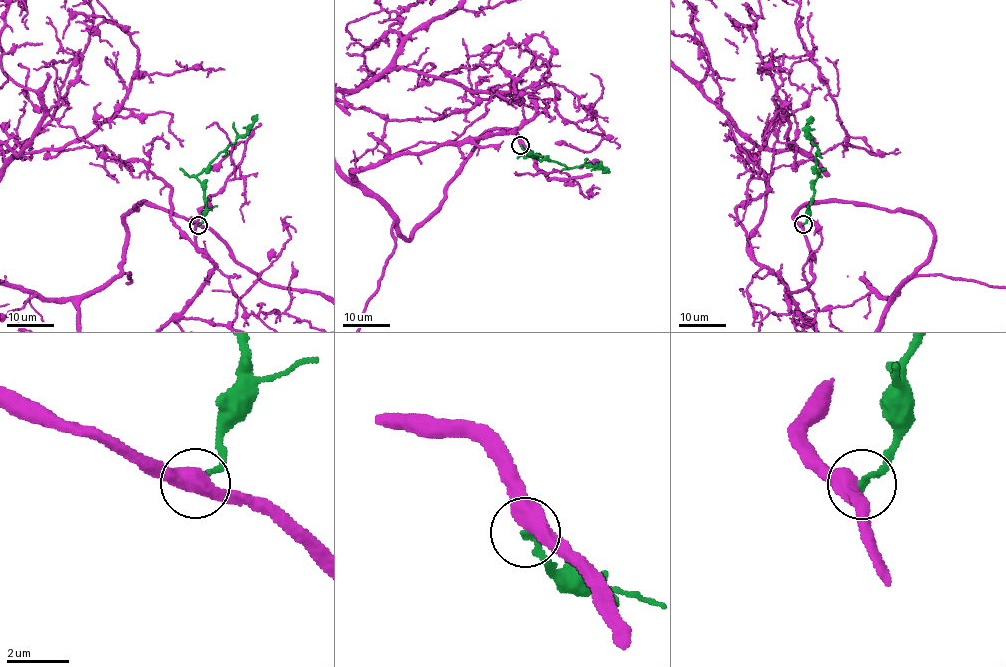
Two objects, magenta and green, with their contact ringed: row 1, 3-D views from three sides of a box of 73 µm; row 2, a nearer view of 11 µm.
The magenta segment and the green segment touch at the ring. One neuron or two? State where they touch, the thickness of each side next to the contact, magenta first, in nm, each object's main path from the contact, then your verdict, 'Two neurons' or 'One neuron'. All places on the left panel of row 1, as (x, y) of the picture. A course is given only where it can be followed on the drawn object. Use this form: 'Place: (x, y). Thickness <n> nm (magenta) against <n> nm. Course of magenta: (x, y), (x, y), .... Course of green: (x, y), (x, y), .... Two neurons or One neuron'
Place: (198, 225). Thickness 500 nm (magenta) against 190 nm. Course of green: (198, 224), (205, 205), (204, 187), (196, 177), (247, 132), (257, 115). Two neurons

